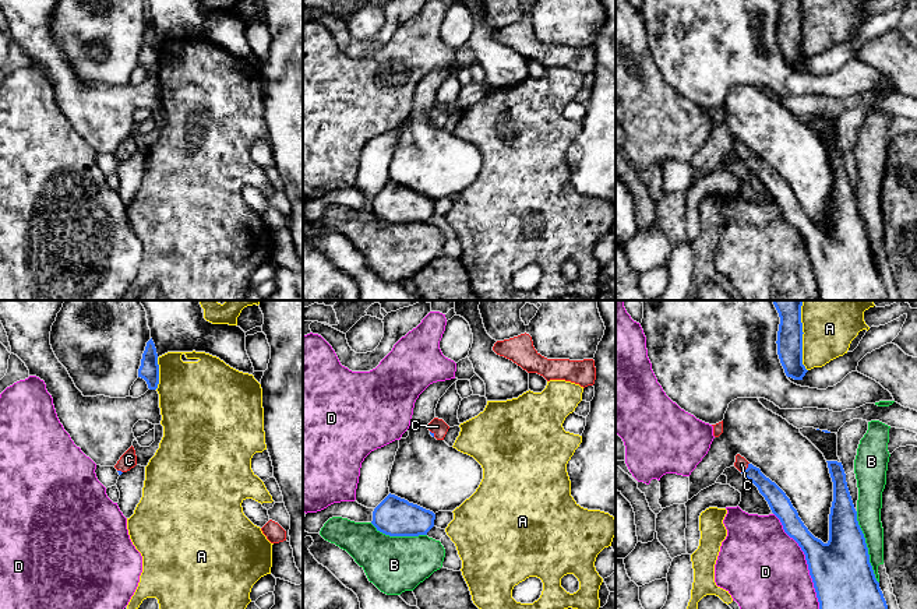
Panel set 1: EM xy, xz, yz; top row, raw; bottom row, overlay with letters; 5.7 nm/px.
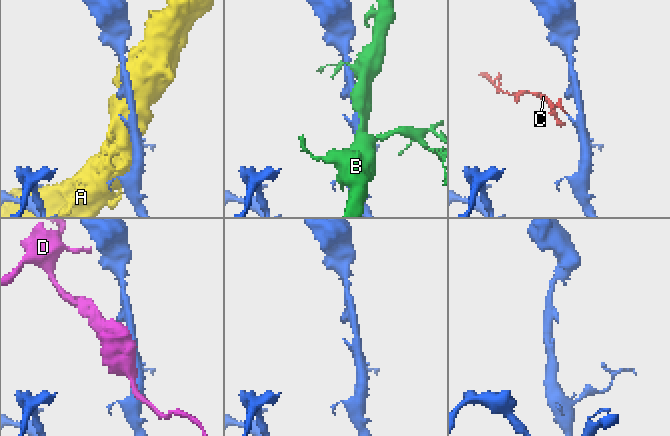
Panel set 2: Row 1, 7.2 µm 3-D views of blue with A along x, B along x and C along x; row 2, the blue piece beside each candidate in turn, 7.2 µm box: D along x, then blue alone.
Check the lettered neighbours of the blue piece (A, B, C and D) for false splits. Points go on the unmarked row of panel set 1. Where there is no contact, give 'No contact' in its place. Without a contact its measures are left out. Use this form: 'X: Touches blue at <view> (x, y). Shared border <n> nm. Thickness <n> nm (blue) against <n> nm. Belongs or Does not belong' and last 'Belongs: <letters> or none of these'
A: Touches blue at yz (801, 30). Shared border 340 nm. Thickness 140 nm (blue) against 280 nm. Does not belong
B: Touches blue at yz (867, 235). Shared border 440 nm. Thickness 360 nm (blue) against 140 nm. Does not belong
C: Touches blue at yz (747, 155). Shared border 80 nm. Thickness 120 nm (blue) against 80 nm. Belongs
D: Touches blue at yz (807, 250). Shared border 650 nm. Thickness 360 nm (blue) against 480 nm. Does not belong
Belongs: C

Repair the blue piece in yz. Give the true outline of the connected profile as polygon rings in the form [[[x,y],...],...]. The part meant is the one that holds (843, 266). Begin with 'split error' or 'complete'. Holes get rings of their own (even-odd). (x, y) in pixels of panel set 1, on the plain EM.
split error | [[[740,141],[736,142],[734,154],[758,175],[772,200],[780,207],[784,219],[793,225],[804,239],[819,289],[819,300],[889,300],[879,270],[870,250],[868,235],[857,208],[857,198],[847,175],[843,152],[837,148],[826,149],[833,169],[829,228],[826,230],[808,218],[786,180],[766,165],[759,155],[750,151]]]

